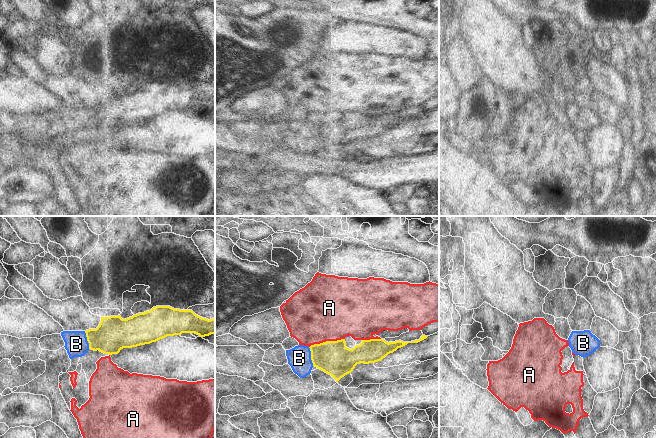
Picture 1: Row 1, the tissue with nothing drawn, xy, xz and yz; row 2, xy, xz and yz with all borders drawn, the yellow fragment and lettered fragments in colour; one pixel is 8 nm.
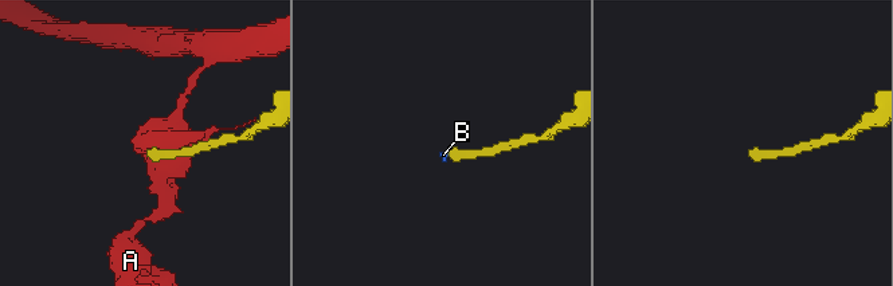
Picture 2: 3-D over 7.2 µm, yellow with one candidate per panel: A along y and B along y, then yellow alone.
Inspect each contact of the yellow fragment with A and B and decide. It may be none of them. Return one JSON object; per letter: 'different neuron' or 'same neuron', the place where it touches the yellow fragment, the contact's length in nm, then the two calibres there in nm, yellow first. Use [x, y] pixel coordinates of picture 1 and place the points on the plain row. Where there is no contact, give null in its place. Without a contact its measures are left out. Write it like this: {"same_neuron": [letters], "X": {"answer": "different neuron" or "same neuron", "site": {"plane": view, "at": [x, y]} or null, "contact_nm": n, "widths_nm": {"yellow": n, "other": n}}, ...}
{"same_neuron": ["B"], "A": {"answer": "different neuron", "site": {"plane": "xz", "at": [326, 117]}, "contact_nm": 280, "widths_nm": {"yellow": 280, "other": 500}}, "B": {"answer": "same neuron", "site": {"plane": "xz", "at": [311, 132]}, "contact_nm": 160, "widths_nm": {"yellow": 280, "other": 190}}}

